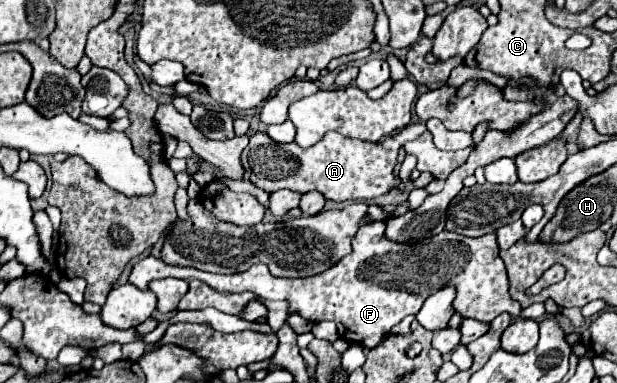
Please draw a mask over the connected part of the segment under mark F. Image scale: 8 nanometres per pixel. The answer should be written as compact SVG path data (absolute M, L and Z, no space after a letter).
M372 222L366 224L364 228L358 230L358 236L354 236L354 250L350 256L344 256L330 272L324 272L322 276L310 276L310 278L274 278L264 264L256 264L254 268L240 272L240 274L210 274L186 266L174 266L166 264L162 258L148 256L140 260L128 278L134 286L140 290L146 290L150 280L156 278L184 278L184 280L202 280L204 284L212 286L218 292L226 294L242 294L242 292L254 292L266 300L288 300L290 302L290 312L302 314L310 322L320 322L320 320L334 320L338 326L338 334L348 340L348 342L358 342L366 348L376 348L382 338L408 314L418 314L422 308L424 300L438 292L444 286L454 286L456 288L456 298L454 298L454 310L466 318L482 320L482 322L492 322L498 314L508 312L512 318L532 318L538 320L544 314L544 304L534 304L530 308L522 308L510 294L508 294L508 276L506 276L506 266L502 264L500 258L500 248L496 242L496 234L486 234L480 238L468 238L456 232L440 232L438 236L432 236L428 240L422 240L418 244L394 244L384 238L384 222Z

